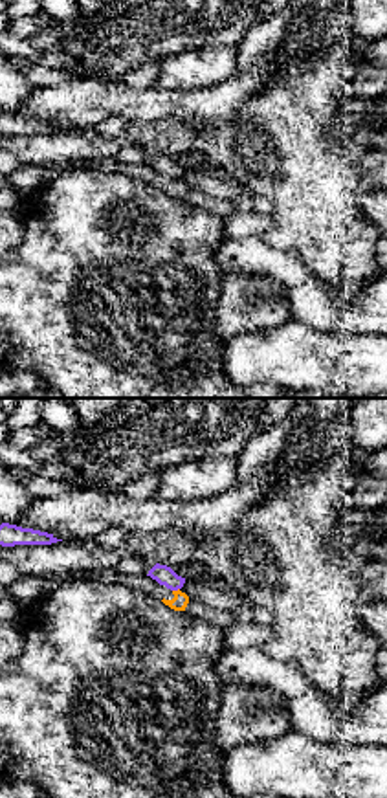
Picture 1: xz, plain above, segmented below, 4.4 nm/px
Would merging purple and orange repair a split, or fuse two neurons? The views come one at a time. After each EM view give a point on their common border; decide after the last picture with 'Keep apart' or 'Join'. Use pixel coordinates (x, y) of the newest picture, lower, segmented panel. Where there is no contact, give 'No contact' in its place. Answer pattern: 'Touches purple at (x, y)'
Touches purple at (175, 589)

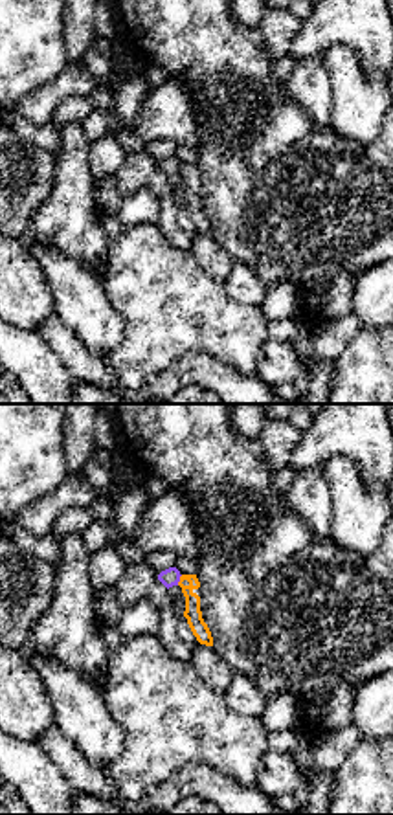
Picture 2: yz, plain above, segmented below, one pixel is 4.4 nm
Touches purple at (179, 580)

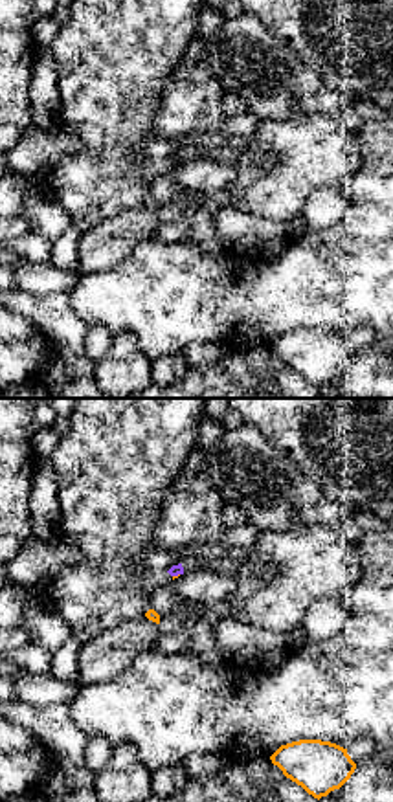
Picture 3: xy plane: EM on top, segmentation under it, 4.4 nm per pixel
Touches purple at (175, 575)

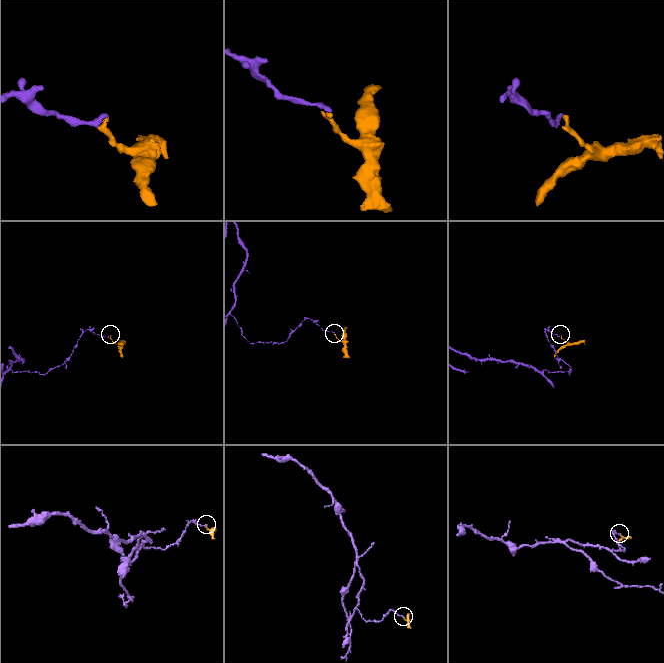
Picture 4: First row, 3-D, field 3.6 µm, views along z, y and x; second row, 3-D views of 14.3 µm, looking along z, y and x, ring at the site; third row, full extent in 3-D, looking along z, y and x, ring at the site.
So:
Keep apart

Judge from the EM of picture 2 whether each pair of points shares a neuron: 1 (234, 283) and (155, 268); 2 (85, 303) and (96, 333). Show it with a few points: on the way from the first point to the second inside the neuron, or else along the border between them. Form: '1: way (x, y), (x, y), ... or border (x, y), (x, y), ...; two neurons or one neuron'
1: border (223, 283), (232, 298), (259, 307); two neurons
2: way (87, 311), (96, 325); one neuron

